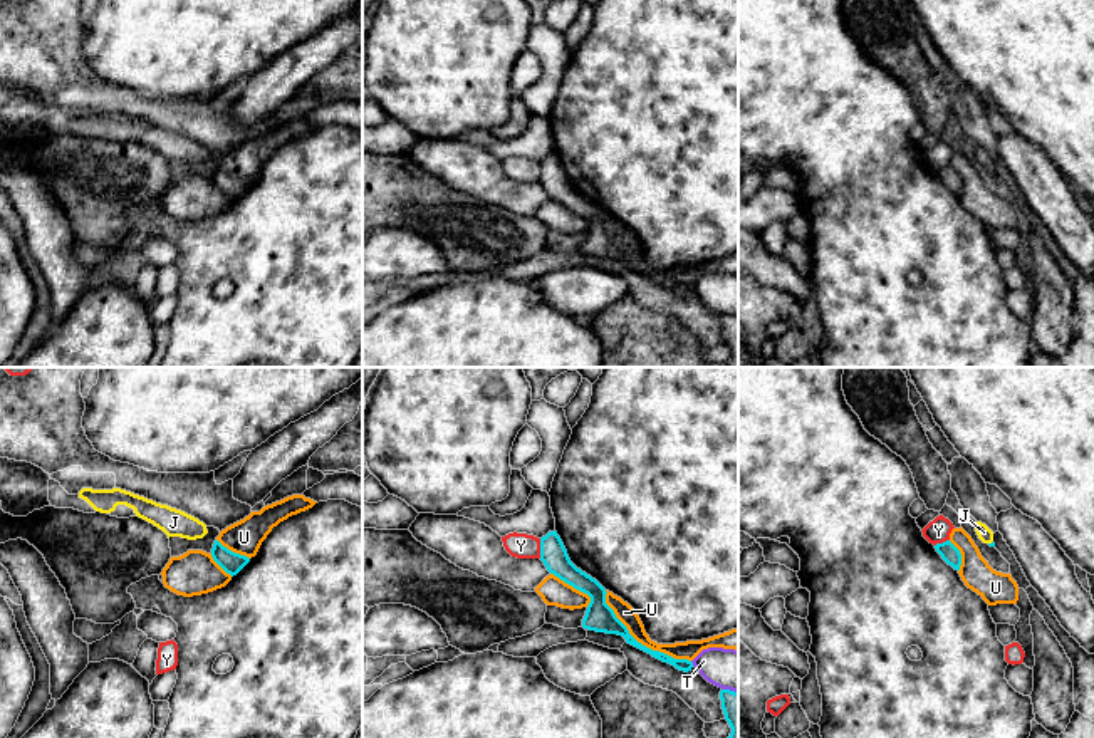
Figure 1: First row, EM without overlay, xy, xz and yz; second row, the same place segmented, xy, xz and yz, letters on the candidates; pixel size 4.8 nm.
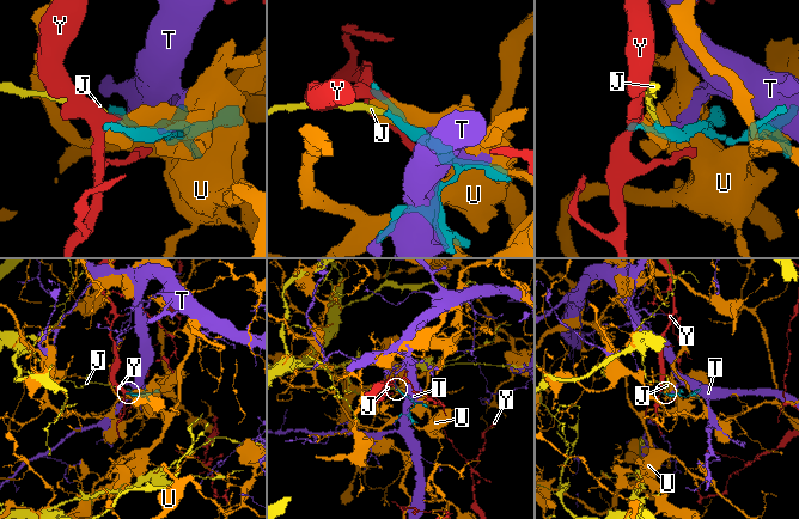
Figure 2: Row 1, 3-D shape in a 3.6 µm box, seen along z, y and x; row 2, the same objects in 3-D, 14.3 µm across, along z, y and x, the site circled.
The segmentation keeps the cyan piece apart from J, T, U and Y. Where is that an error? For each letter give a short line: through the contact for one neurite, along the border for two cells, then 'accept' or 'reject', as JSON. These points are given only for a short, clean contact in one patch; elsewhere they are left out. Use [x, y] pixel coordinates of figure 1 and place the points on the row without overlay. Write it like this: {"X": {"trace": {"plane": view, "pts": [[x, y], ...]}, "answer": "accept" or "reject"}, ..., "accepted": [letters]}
{"J": {"trace": {"plane": "yz", "pts": [[992, 168], [992, 166], [984, 156]]}, "answer": "accept"}, "T": {"answer": "reject"}, "U": {"answer": "reject"}, "Y": {"trace": {"plane": "xz", "pts": [[539, 163], [541, 181]]}, "answer": "reject"}, "accepted": ["J"]}

